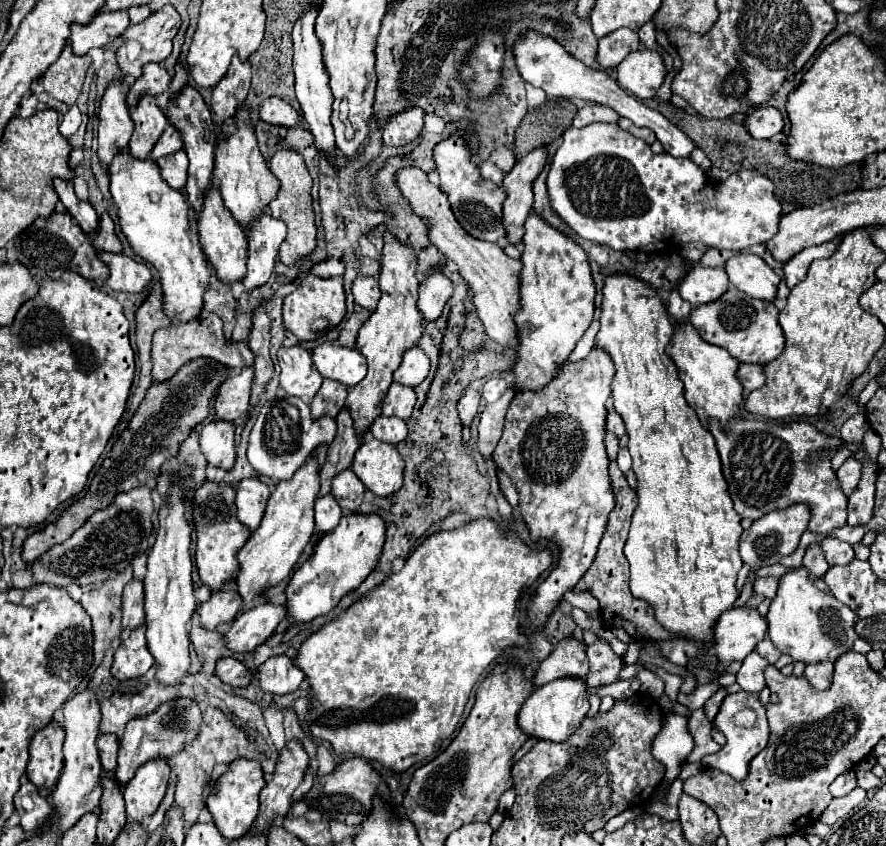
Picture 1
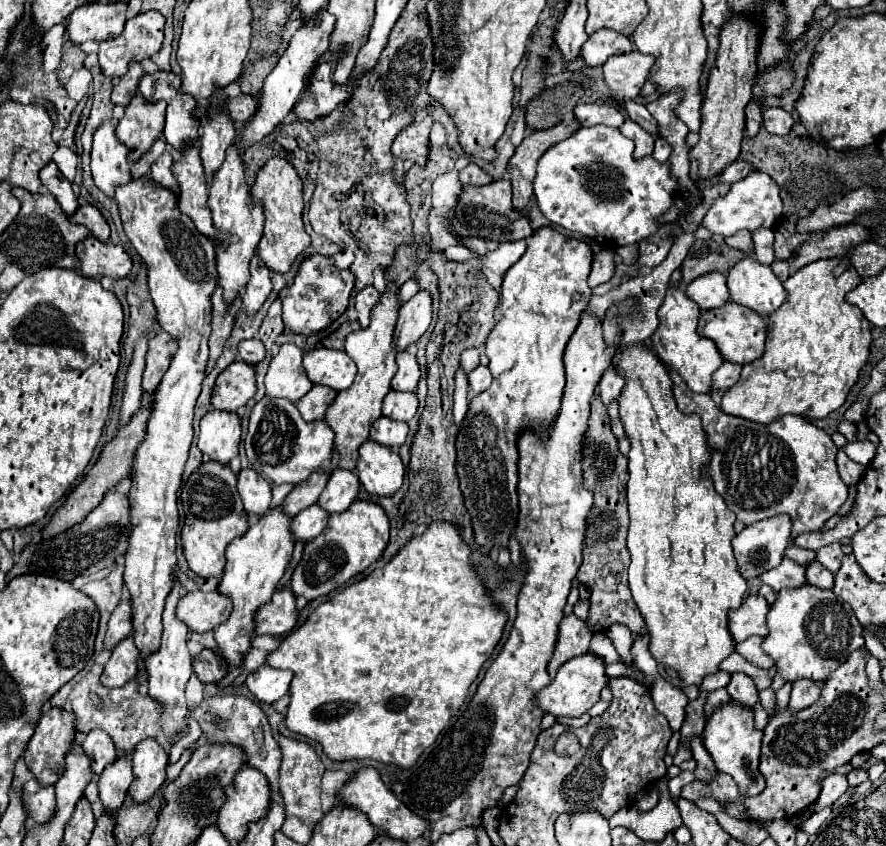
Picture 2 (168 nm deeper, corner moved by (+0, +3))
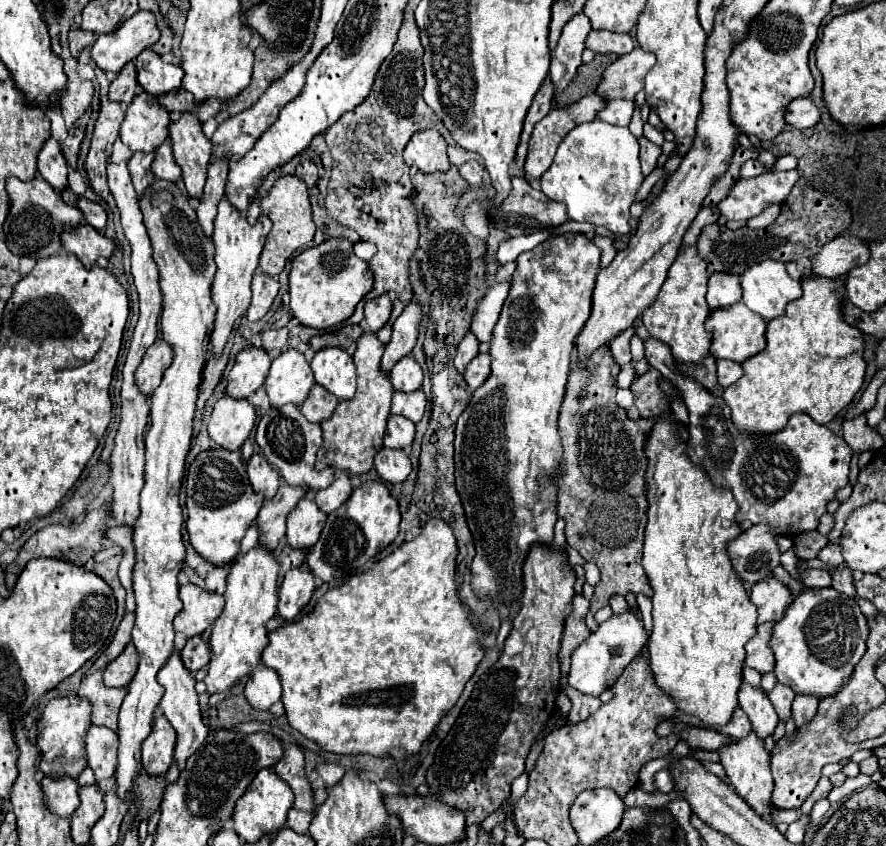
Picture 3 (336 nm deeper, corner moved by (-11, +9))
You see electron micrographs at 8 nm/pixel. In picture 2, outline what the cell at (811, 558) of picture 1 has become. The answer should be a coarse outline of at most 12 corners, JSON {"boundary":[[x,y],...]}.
{"boundary":[[816,560],[806,566],[808,584],[834,586],[834,574]]}

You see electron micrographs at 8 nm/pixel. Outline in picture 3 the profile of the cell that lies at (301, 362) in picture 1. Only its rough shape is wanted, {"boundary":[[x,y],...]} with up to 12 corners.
{"boundary":[[287,348],[265,380],[271,406],[301,404],[315,386],[303,352]]}

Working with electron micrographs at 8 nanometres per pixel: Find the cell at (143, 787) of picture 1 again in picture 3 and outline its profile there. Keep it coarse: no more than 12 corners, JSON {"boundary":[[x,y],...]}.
{"boundary":[[159,716],[143,742],[143,768],[163,776],[175,752],[175,730]]}

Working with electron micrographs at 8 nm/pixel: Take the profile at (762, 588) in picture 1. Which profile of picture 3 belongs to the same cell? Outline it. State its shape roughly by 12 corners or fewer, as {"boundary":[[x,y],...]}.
{"boundary":[[799,568],[801,582],[809,588],[831,586],[831,574],[815,568]]}

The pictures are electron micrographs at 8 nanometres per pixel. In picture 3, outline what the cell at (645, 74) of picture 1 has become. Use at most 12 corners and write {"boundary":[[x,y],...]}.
{"boundary":[[639,46],[617,58],[597,96],[633,100],[655,54]]}

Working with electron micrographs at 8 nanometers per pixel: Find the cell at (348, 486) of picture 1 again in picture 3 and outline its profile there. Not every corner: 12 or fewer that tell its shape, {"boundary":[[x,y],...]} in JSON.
{"boundary":[[343,470],[329,488],[315,494],[315,502],[329,514],[343,506],[355,486]]}

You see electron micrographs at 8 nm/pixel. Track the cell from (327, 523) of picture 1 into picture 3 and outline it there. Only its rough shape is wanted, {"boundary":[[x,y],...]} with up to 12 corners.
{"boundary":[[303,498],[287,516],[287,544],[311,548],[327,514]]}

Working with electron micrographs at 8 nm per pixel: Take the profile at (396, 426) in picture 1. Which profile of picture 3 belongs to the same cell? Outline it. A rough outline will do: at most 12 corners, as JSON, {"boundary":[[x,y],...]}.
{"boundary":[[389,416],[385,448],[411,446],[415,424],[405,416]]}

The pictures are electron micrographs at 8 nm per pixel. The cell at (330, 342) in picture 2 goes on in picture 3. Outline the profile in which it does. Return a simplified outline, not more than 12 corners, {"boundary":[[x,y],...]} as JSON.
{"boundary":[[347,324],[337,332],[311,338],[311,346],[339,346],[353,354],[363,330]]}

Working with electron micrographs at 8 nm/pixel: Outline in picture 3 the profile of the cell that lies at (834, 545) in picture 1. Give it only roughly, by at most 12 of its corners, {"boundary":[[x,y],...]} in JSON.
{"boundary":[[827,544],[819,560],[837,568],[843,562],[839,544]]}

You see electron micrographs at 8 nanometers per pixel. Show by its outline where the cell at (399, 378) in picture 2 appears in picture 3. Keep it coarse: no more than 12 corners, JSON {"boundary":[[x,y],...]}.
{"boundary":[[413,354],[401,358],[391,370],[395,390],[421,388],[423,370]]}

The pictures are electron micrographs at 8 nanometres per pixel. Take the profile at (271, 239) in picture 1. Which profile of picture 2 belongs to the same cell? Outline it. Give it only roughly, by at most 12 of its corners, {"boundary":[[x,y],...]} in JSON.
{"boundary":[[258,254],[242,294],[248,316],[260,310],[272,290],[270,270]]}

